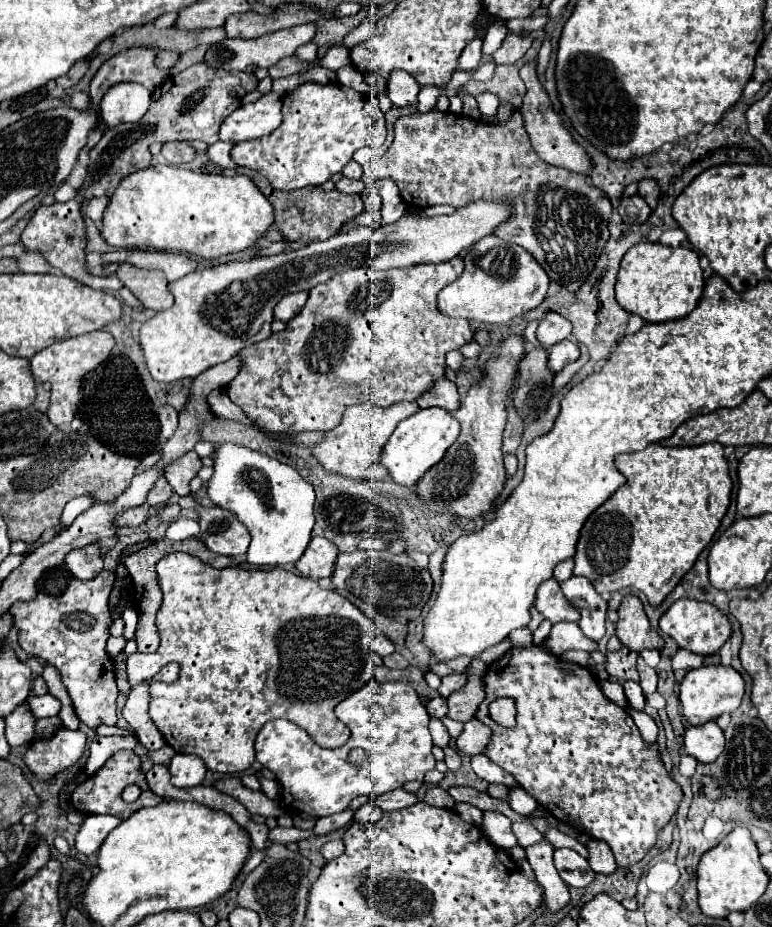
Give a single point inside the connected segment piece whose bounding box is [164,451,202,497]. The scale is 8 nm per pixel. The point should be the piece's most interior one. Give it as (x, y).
(179, 473)

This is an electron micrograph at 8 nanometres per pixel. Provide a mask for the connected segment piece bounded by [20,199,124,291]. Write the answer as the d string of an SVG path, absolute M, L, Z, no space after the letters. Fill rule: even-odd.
M72 199L68 203L54 203L48 207L38 207L32 219L28 221L26 229L22 231L22 243L28 251L38 251L46 257L46 261L58 269L62 269L64 275L68 275L74 281L80 281L82 285L88 285L92 289L106 289L106 291L118 291L122 289L122 281L116 275L110 277L96 277L86 271L82 265L82 241L84 241L84 217L80 213L80 201Z

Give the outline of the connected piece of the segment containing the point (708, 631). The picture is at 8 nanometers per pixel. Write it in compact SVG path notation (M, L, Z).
M678 599L676 603L672 603L672 607L660 617L660 629L666 635L670 635L682 649L688 649L700 655L716 653L730 639L730 633L732 633L728 617L718 607L696 599Z

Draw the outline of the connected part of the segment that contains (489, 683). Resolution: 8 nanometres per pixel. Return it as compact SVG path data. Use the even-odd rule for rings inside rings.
M518 647L504 653L498 661L488 665L484 675L486 699L476 711L476 719L492 729L492 739L484 755L508 771L540 805L544 805L558 821L572 825L578 833L590 839L606 841L616 857L620 869L630 869L656 845L658 831L678 811L682 801L682 787L664 767L658 743L646 743L626 709L612 703L600 689L598 677L578 663L554 657L546 649ZM510 697L516 703L516 727L504 729L488 715L488 705L494 699Z

